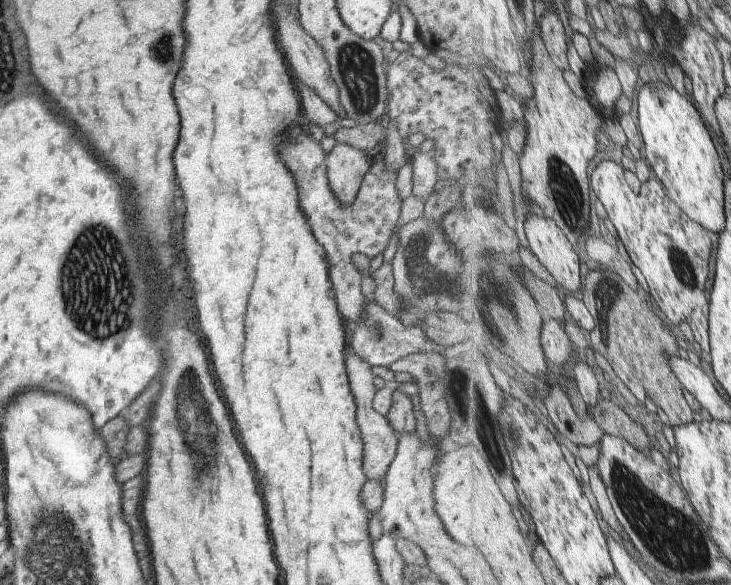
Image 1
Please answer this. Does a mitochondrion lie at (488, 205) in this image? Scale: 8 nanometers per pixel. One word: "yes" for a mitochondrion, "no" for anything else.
no

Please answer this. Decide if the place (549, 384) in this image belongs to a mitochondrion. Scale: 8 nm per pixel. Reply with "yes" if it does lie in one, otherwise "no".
no

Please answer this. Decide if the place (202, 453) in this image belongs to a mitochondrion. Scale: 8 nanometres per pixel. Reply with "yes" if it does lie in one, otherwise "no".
yes

